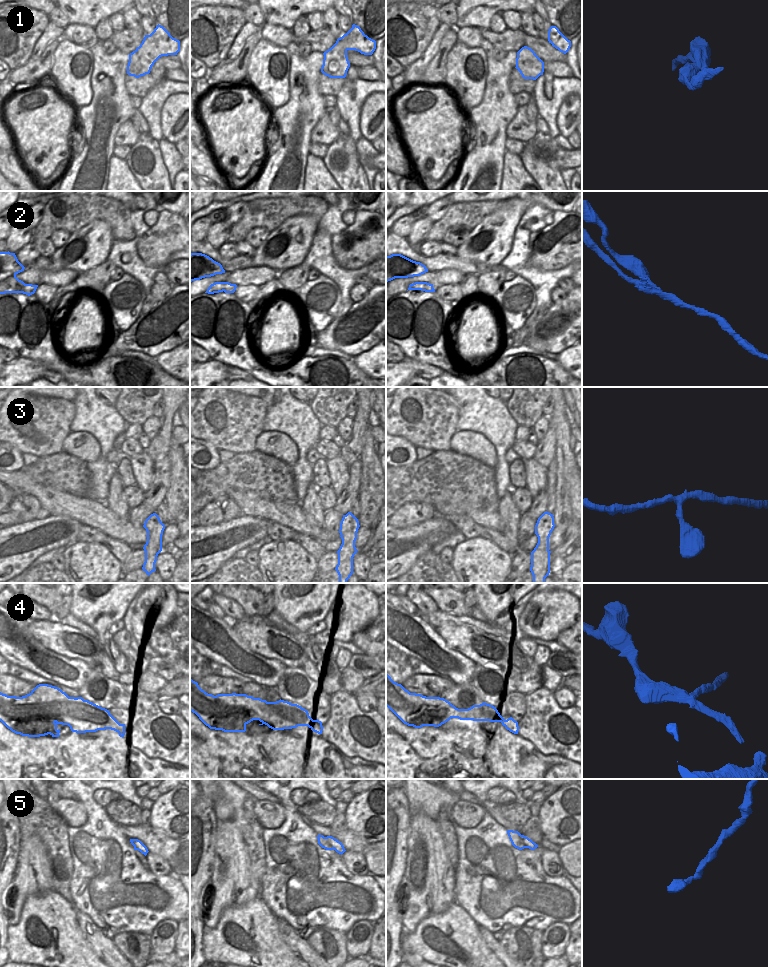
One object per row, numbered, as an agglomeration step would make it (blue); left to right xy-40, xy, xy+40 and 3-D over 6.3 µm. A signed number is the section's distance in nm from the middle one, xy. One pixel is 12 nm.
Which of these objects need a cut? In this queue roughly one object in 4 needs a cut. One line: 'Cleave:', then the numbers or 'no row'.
Cleave: 2, 4

